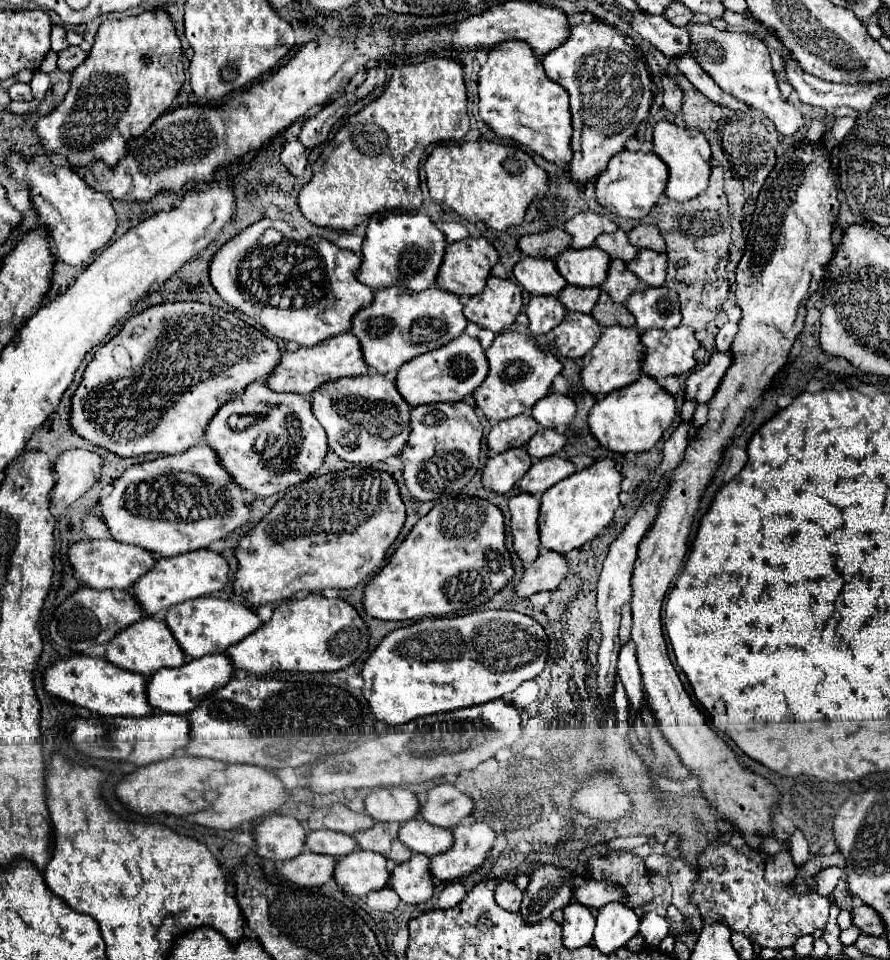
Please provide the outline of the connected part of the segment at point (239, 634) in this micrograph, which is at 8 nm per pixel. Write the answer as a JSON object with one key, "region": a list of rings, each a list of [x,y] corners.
{"region":[[[200,597],[184,601],[184,605],[174,605],[166,611],[164,621],[170,627],[182,651],[194,659],[210,653],[224,653],[228,647],[240,643],[242,639],[258,631],[260,625],[264,625],[264,621],[256,615],[254,609],[218,597]]]}

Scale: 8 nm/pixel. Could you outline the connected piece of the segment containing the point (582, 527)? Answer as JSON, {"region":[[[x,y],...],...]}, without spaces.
{"region":[[[600,457],[592,465],[576,471],[564,481],[556,483],[548,489],[540,499],[540,541],[542,547],[568,553],[574,547],[582,547],[600,535],[604,527],[608,527],[614,519],[614,511],[620,507],[620,491],[622,491],[622,473],[616,469],[612,457]]]}

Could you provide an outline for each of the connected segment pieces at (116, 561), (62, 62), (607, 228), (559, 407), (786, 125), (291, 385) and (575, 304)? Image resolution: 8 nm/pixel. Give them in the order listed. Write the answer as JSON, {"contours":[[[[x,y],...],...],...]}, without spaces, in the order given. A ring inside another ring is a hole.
{"contours":[[[[112,539],[78,541],[70,547],[68,559],[74,567],[74,575],[92,589],[132,589],[134,583],[156,565],[154,555],[148,553],[146,549]]],[[[66,47],[64,51],[58,53],[58,69],[62,71],[74,71],[84,59],[88,51],[82,47]]],[[[586,211],[586,213],[578,213],[574,215],[566,227],[564,227],[572,237],[572,247],[576,249],[584,249],[584,247],[592,247],[596,237],[602,233],[614,233],[618,229],[618,225],[614,221],[610,221],[604,215]]],[[[548,393],[532,409],[532,417],[546,429],[566,427],[576,415],[576,401],[570,395]]],[[[694,25],[690,29],[690,39],[690,55],[724,93],[740,99],[752,109],[762,111],[782,135],[794,135],[804,125],[798,109],[780,97],[776,73],[770,61],[770,49],[762,39],[748,33],[718,31],[712,25]]],[[[342,333],[340,337],[332,337],[324,341],[324,345],[314,345],[314,347],[300,347],[296,353],[284,351],[284,361],[276,367],[276,373],[268,377],[268,385],[274,391],[290,391],[290,393],[300,393],[300,395],[310,395],[314,393],[320,385],[342,379],[342,377],[356,377],[356,375],[366,375],[368,365],[362,355],[362,347],[358,337],[354,333]]],[[[566,285],[560,293],[558,299],[568,311],[580,311],[580,313],[592,313],[596,301],[598,301],[600,289],[598,287],[576,287],[576,285]]]]}

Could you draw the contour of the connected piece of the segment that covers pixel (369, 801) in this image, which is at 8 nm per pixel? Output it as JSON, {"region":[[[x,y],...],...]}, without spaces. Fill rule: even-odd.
{"region":[[[378,787],[366,799],[366,813],[376,821],[406,823],[420,815],[420,801],[416,793],[404,787]]]}

